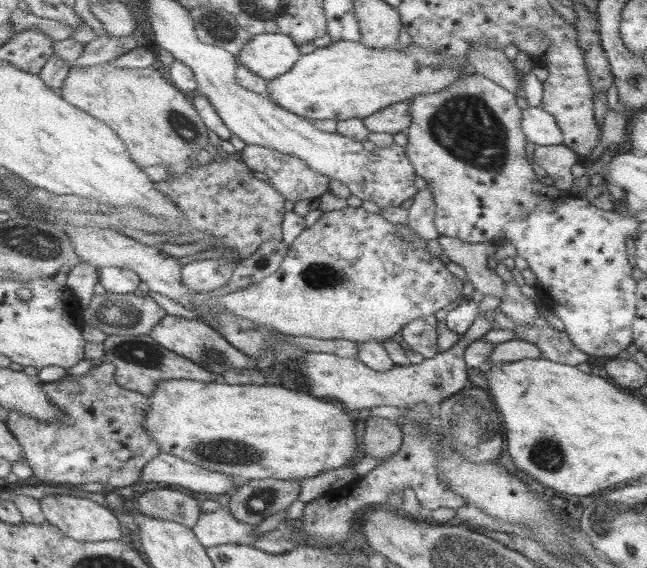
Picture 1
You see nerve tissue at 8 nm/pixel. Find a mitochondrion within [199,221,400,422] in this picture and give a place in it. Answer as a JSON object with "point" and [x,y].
{"point":[317,275]}

